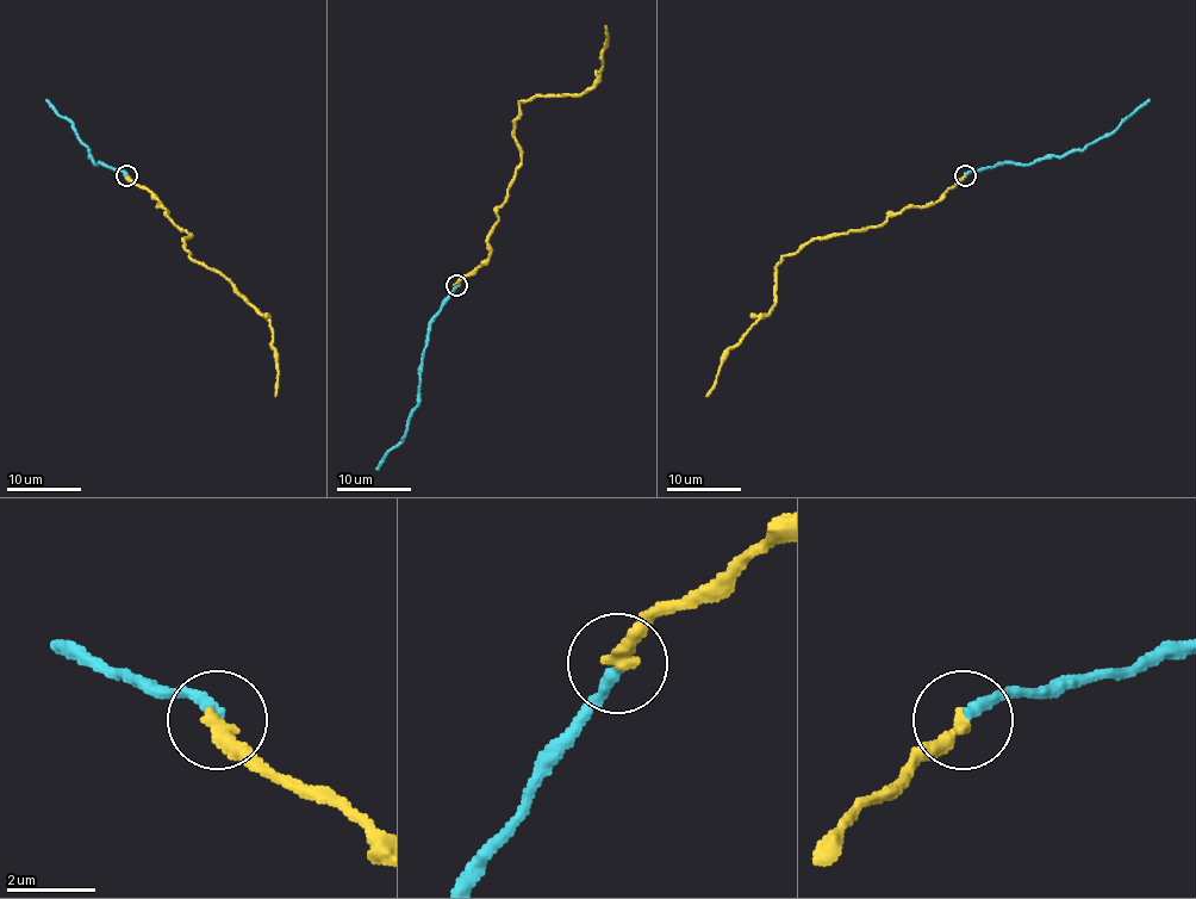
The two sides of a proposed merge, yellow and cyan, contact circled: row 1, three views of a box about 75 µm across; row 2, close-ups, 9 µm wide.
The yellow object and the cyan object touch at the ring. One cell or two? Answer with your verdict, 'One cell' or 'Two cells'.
One cell

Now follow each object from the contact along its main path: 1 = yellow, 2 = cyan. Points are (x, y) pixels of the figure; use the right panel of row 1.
1: (965, 174), (934, 202), (890, 215), (877, 227), (810, 240), (784, 255), (774, 305), (729, 351), (706, 397)
2: (965, 174), (1004, 163), (1032, 163), (1084, 150), (1148, 98)

